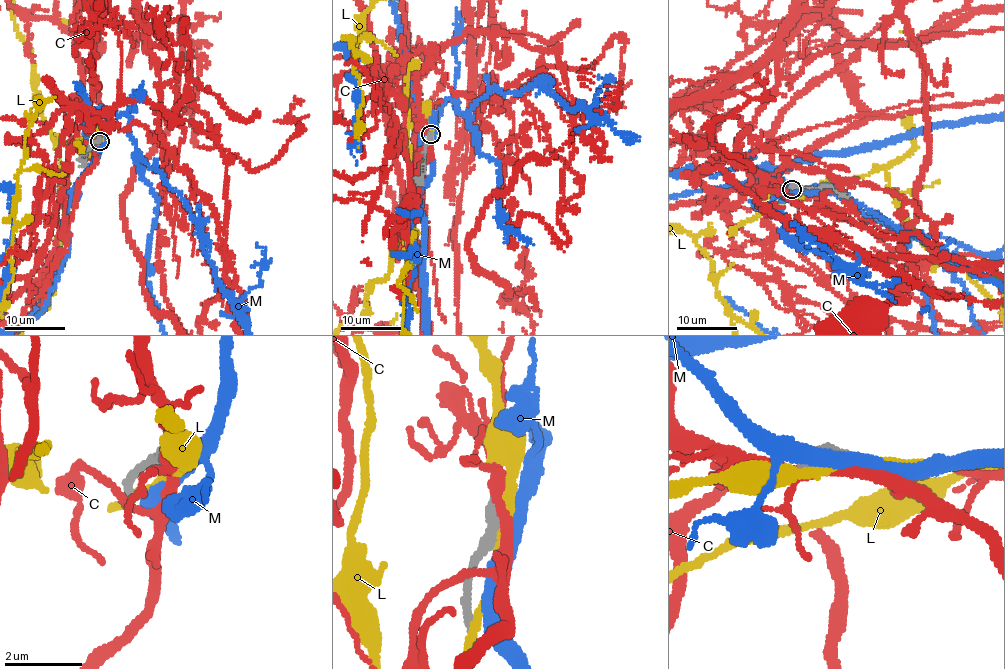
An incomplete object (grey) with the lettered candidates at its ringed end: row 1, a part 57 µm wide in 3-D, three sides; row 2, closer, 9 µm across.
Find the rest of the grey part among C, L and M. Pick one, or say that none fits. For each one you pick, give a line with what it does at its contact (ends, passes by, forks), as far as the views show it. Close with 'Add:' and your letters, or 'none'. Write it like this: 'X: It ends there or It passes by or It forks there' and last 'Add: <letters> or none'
Add: none

